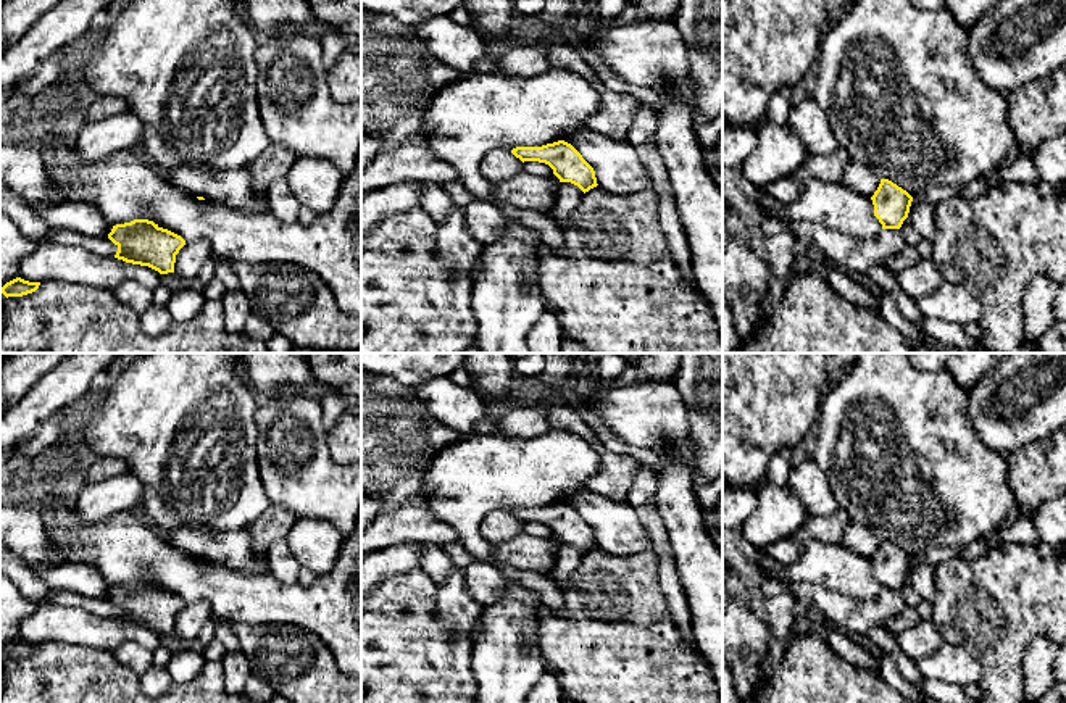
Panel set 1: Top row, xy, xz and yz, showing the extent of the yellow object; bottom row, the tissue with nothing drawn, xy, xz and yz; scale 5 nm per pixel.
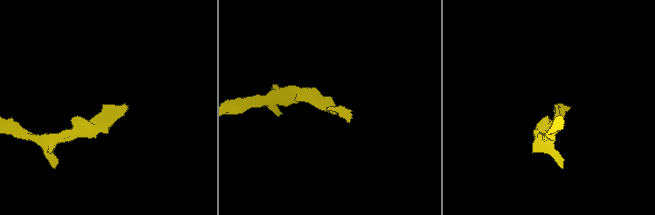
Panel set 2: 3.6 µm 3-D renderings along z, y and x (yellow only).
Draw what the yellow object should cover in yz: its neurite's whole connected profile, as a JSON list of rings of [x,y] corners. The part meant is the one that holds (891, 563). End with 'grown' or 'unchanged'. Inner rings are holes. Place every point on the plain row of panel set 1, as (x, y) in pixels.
[[[881,540],[881,545],[871,558],[874,577],[882,585],[882,590],[900,590],[908,579],[913,558],[889,540]]]; unchanged

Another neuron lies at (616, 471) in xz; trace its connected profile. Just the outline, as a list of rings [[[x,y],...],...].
[[[611,451],[603,453],[590,489],[606,498],[626,500],[637,466],[639,463],[632,456]]]

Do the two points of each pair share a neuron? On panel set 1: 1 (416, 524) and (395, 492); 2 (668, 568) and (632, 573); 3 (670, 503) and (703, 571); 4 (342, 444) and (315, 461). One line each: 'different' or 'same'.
1: different
2: different
3: same
4: different

